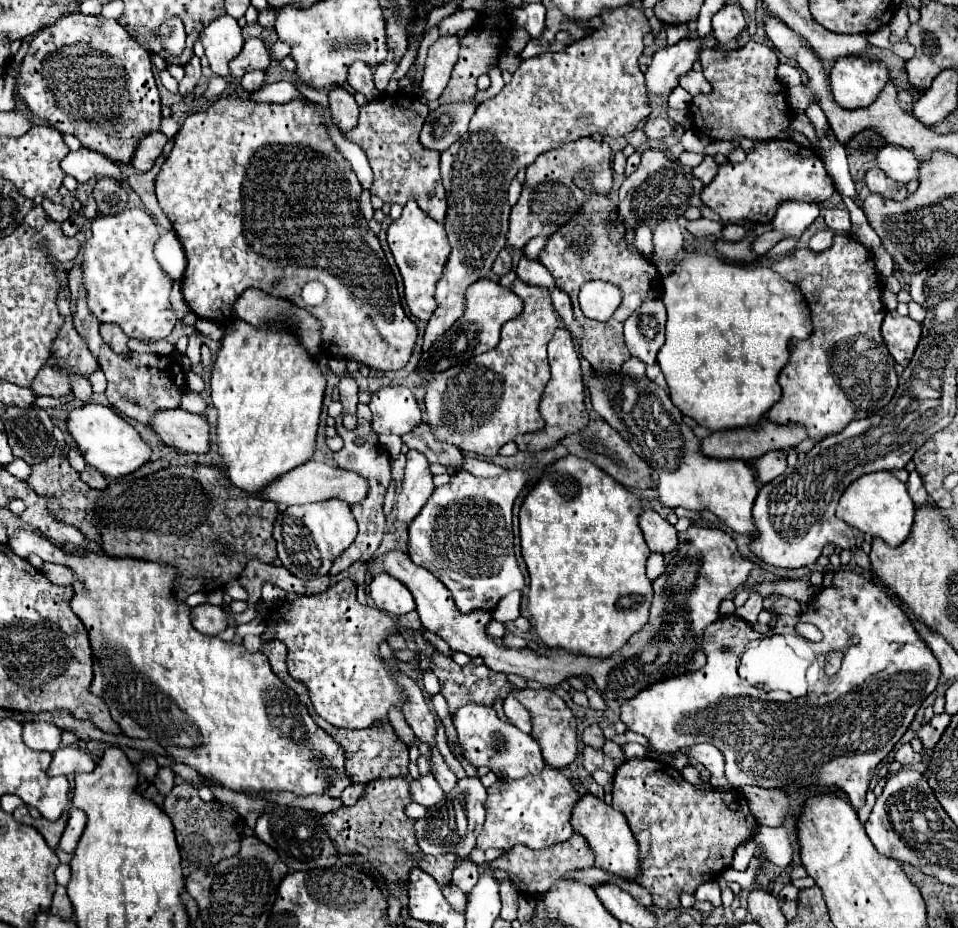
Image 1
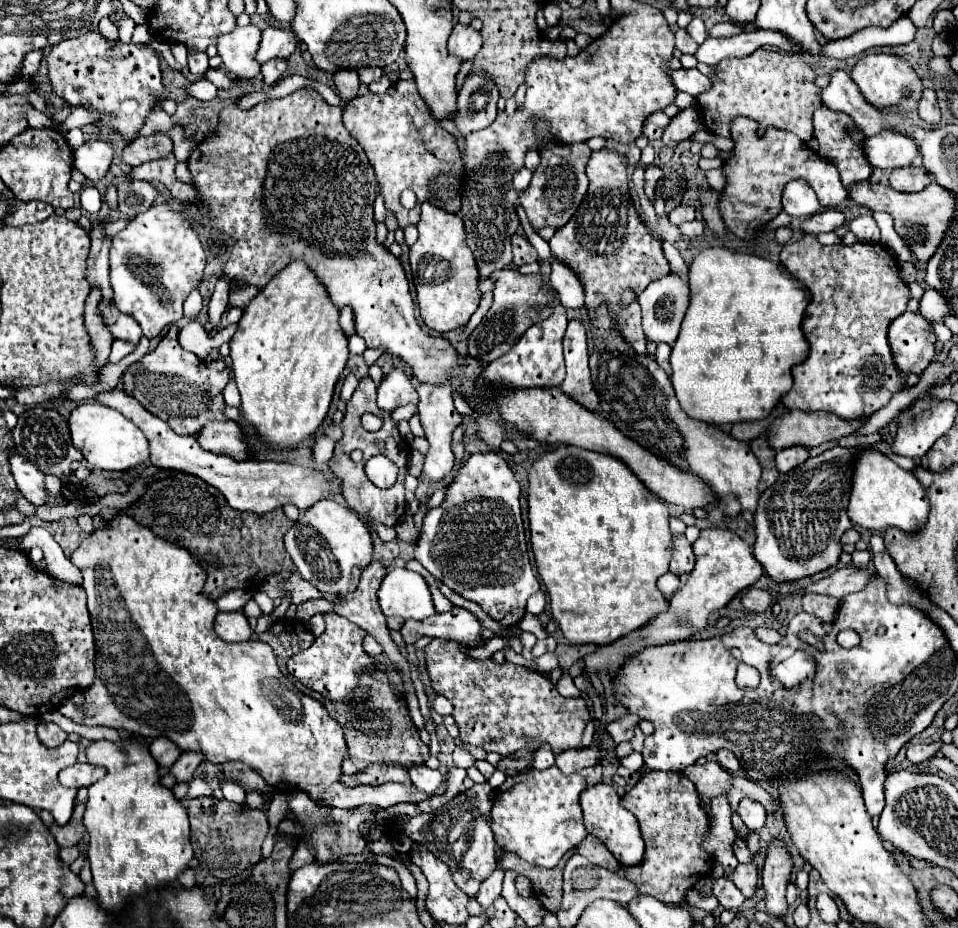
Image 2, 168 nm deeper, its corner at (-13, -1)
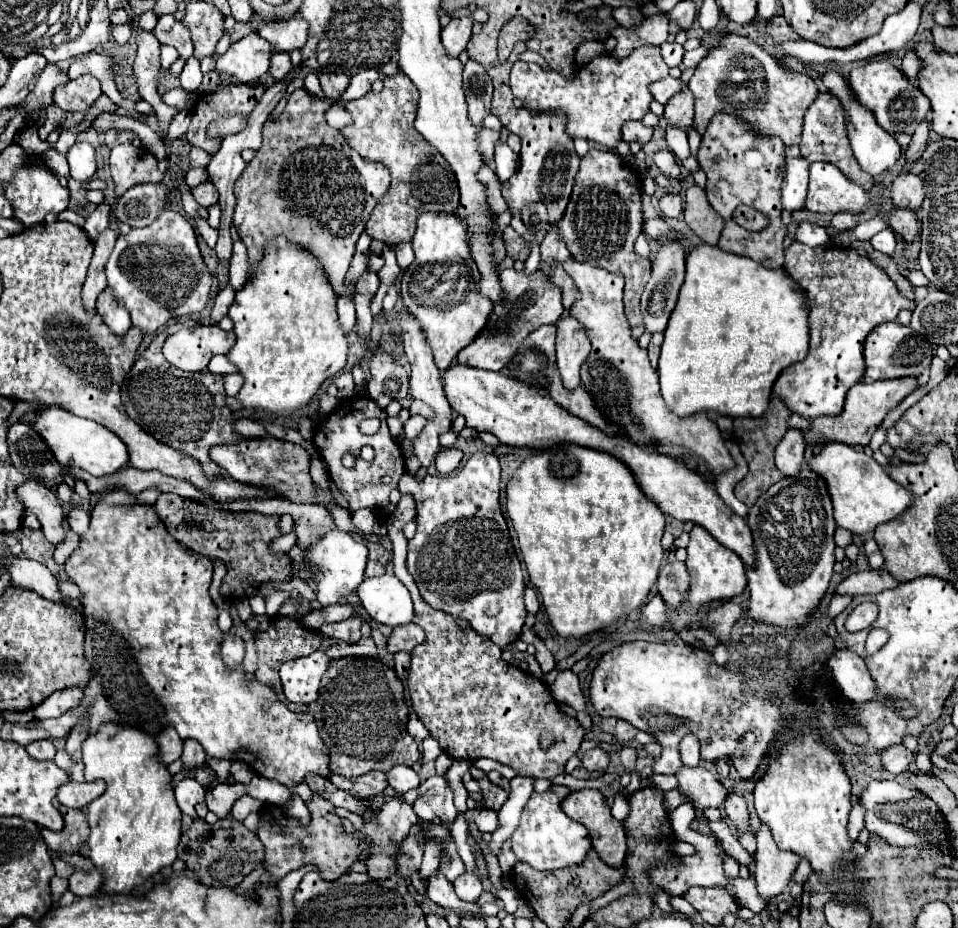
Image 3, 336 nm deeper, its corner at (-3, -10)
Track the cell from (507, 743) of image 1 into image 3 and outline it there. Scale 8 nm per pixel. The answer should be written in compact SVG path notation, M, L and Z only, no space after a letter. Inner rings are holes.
M592 748L588 750L584 756L582 756L582 766L588 770L588 772L604 772L606 766L608 766L608 754L600 748Z

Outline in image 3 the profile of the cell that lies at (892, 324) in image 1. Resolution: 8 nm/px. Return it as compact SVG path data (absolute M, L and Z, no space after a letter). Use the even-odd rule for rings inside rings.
M884 322L876 326L864 344L864 358L866 358L866 374L864 382L876 380L892 380L892 378L906 378L906 376L920 376L932 360L932 346L916 334L912 328L902 326L898 322Z

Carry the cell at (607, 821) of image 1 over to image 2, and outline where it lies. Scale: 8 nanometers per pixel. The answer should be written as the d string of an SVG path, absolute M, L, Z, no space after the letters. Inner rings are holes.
M598 783L594 787L588 787L580 793L580 805L584 811L584 825L588 829L588 833L596 835L606 847L608 851L624 865L624 867L632 867L638 865L642 861L644 855L644 841L640 837L640 829L638 829L638 821L636 817L626 811L620 805L620 797L616 793L616 789L612 785L604 785Z

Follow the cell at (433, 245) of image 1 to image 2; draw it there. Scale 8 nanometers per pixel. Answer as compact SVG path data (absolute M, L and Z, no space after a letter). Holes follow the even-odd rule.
M422 203L418 231L420 237L410 247L410 265L420 317L426 327L438 333L464 327L482 299L482 291L478 289L478 267L472 251L466 245L464 221L456 213L446 213L432 203Z

